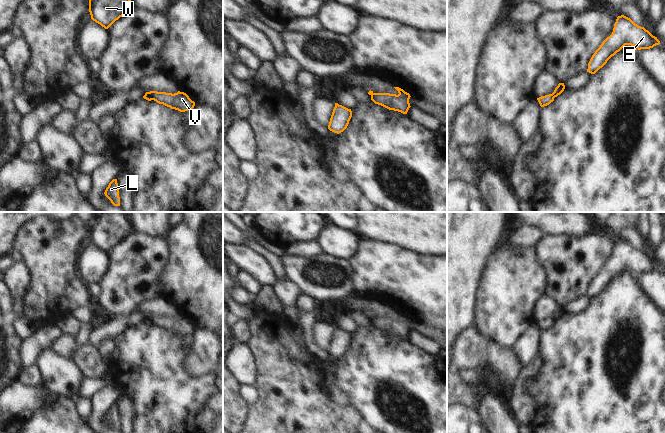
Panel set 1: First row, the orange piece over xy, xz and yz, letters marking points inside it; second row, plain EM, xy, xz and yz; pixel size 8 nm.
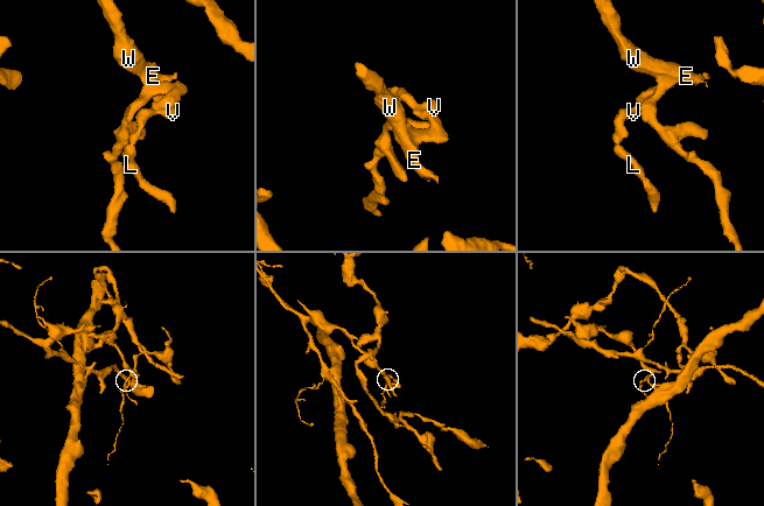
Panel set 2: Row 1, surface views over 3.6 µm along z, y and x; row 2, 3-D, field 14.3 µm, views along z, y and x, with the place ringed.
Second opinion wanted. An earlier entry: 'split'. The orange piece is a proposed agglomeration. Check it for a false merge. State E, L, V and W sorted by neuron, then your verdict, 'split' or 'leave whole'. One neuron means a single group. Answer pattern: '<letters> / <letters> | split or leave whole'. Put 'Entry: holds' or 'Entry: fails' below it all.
E V W / L | split
Entry: holds

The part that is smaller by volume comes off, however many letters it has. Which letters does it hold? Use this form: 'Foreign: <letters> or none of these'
Foreign: L

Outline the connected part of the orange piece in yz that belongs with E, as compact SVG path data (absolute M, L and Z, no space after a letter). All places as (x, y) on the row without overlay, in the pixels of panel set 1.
M618 240L612 258L607 261L592 279L587 296L595 298L607 285L625 269L638 274L650 273L659 269L660 265L644 251L638 250L630 242Z

